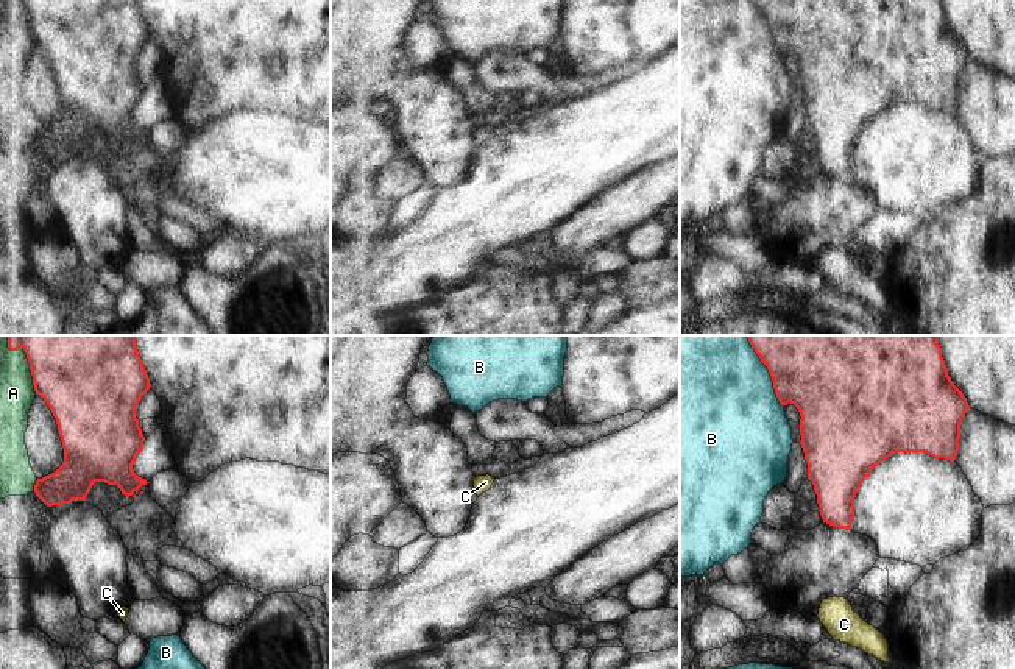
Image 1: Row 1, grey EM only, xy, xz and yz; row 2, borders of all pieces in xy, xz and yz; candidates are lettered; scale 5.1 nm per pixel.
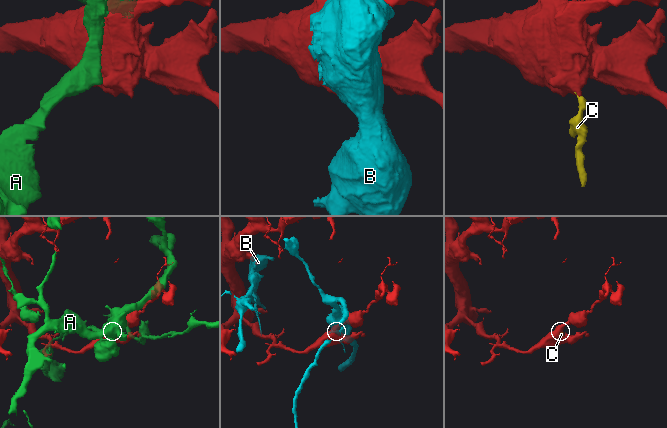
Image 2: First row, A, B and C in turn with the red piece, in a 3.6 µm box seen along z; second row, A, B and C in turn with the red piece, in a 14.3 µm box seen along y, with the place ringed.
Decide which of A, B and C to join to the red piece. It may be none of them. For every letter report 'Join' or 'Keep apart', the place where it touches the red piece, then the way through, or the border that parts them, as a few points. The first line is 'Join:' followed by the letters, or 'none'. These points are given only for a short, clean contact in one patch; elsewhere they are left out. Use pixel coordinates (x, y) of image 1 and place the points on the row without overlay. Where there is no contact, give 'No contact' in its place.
Join: C
A: Keep apart. Touches red at xy (31, 22)
B: Keep apart. Touches red at yz (770, 27)
C: Join. Touches red at xz (477, 139). Path across: xz (477, 138), (477, 139), (485, 133).

